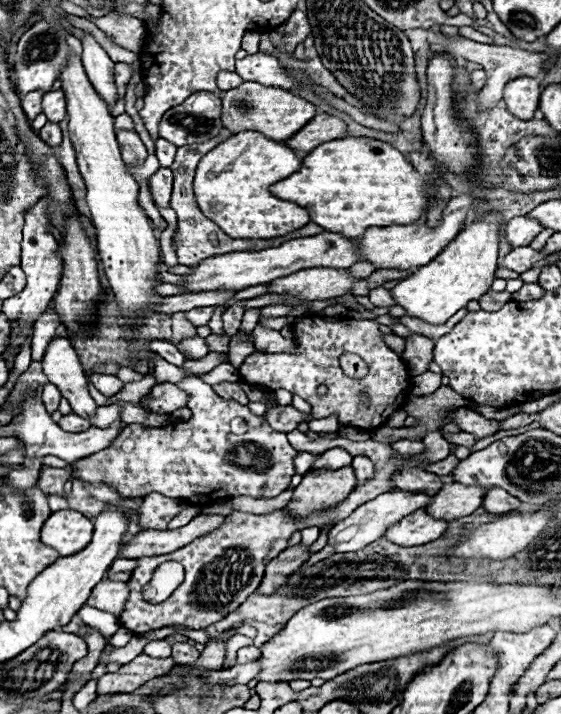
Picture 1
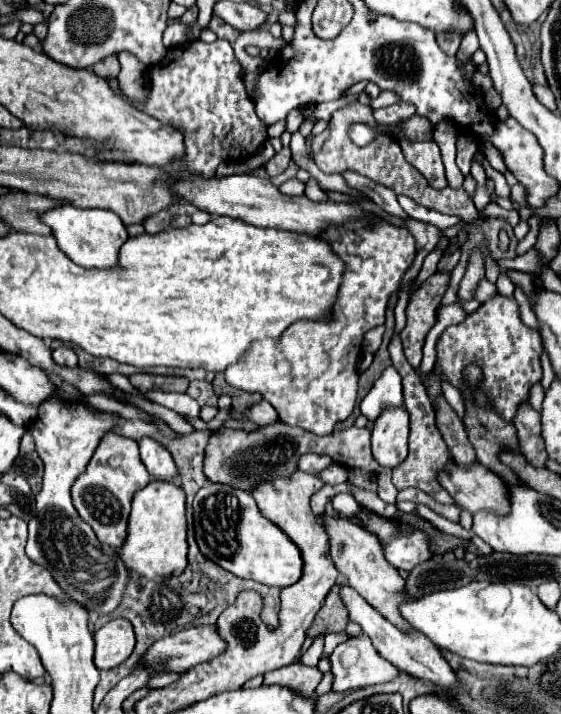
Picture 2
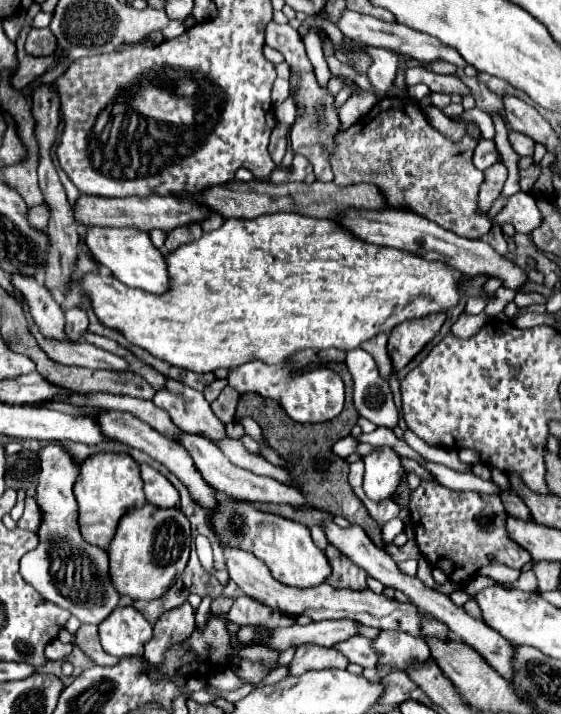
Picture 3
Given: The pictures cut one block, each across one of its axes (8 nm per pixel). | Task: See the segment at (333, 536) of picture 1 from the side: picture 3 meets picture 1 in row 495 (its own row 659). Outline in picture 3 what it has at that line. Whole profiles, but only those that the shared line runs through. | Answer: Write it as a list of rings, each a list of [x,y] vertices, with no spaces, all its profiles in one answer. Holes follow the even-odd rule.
[[[382,630],[374,640],[374,648],[380,654],[378,666],[390,664],[396,666],[396,670],[404,670],[404,664],[424,662],[430,658],[430,650],[424,638],[414,638],[394,630]]]

